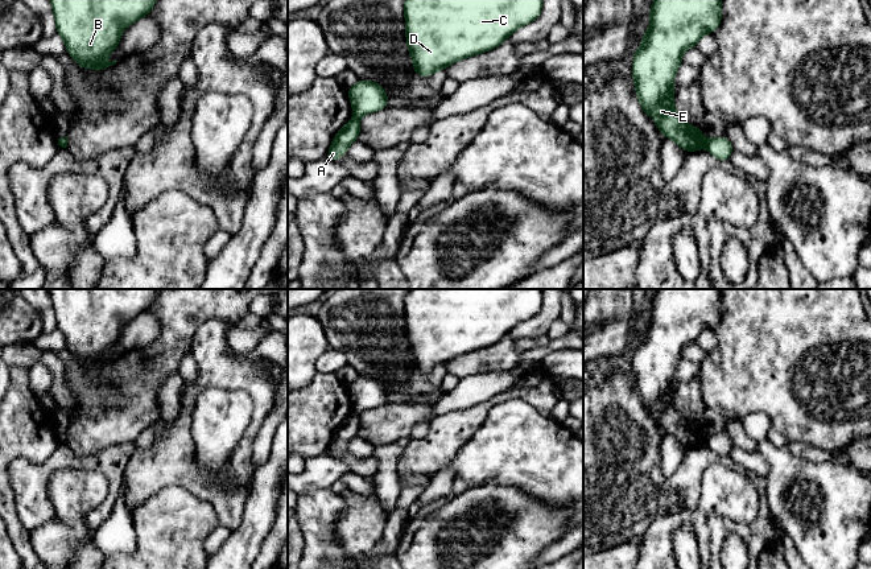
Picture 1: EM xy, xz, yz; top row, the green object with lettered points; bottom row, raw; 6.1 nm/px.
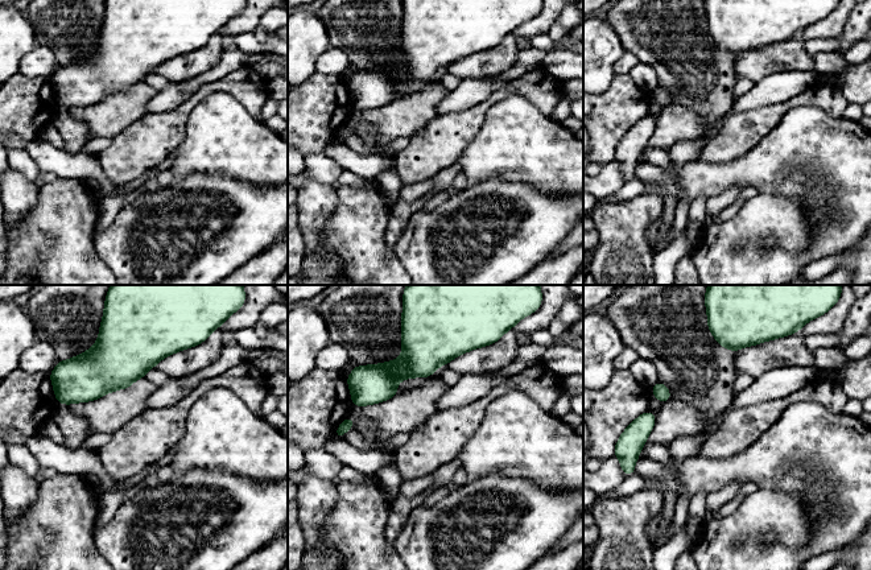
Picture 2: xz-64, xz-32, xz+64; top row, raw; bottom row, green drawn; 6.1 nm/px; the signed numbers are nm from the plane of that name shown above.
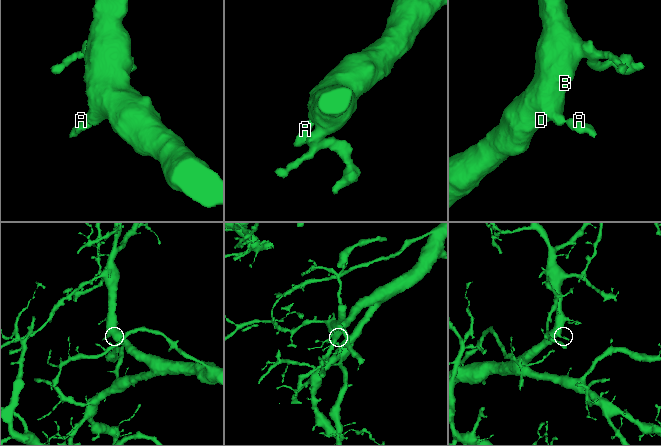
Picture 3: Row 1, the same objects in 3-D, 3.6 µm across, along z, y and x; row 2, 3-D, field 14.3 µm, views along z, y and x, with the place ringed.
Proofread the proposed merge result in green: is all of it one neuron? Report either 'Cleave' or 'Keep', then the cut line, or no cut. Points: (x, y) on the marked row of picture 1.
Cleave. Split along xz (354, 115), (358, 119)

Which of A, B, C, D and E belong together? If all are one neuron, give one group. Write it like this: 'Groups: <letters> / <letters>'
Groups: A / B C D E

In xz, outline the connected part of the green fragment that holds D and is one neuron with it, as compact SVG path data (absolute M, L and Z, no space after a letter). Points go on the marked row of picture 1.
M405 0L405 30L413 70L426 78L451 63L498 48L519 28L534 21L544 0Z

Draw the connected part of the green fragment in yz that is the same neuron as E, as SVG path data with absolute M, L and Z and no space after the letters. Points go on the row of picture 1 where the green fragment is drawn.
M655 0L649 8L649 16L651 25L643 33L641 48L633 51L632 74L636 98L645 116L655 116L662 136L673 140L685 153L699 151L706 145L706 139L701 128L686 124L677 115L673 81L682 63L682 53L697 48L702 36L713 33L721 25L721 0Z

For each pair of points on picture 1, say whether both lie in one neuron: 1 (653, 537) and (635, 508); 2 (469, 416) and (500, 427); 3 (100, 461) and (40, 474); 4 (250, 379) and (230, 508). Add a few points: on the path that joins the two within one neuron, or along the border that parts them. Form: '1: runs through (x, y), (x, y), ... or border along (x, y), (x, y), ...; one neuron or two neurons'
1: border along (675, 511), (659, 515), (639, 541); two neurons
2: border along (506, 399), (488, 411), (483, 424), (465, 445); two neurons
3: runs through (86, 461), (54, 461); one neuron
4: runs through (203, 380), (188, 396), (182, 423), (184, 471); one neuron

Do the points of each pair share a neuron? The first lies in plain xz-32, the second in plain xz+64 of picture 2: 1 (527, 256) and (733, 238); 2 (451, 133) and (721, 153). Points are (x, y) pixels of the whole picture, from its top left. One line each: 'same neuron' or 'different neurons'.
1: same neuron
2: same neuron

